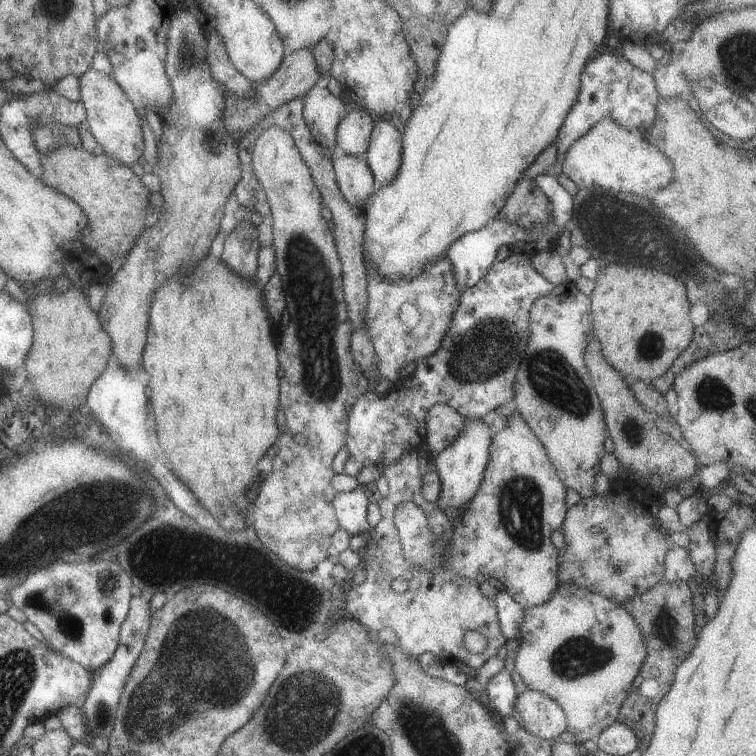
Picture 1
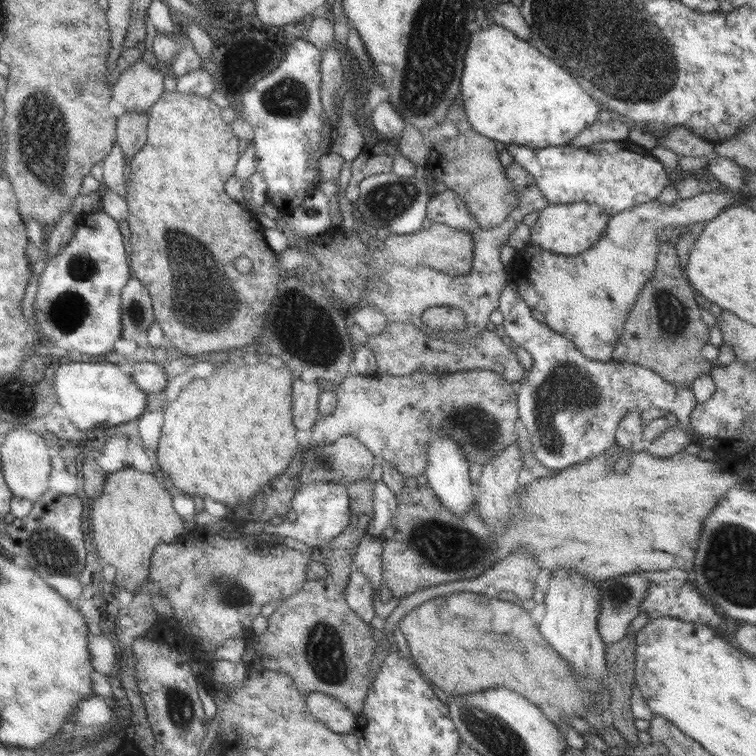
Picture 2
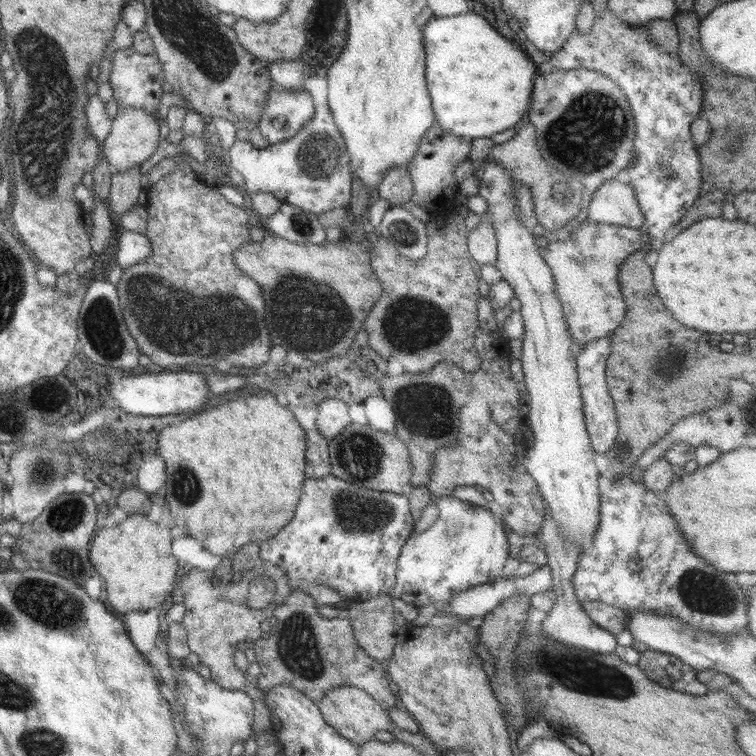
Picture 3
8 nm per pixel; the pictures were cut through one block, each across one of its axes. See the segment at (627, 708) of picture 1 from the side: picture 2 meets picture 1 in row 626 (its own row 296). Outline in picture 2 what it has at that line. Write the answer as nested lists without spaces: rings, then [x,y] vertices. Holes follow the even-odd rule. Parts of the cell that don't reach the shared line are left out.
[[[667,227],[658,234],[659,248],[651,279],[646,290],[638,294],[611,358],[615,362],[629,362],[649,369],[677,388],[690,388],[695,378],[709,374],[712,368],[701,355],[701,348],[709,340],[708,328],[701,321],[693,288],[678,263],[676,244],[682,230]]]

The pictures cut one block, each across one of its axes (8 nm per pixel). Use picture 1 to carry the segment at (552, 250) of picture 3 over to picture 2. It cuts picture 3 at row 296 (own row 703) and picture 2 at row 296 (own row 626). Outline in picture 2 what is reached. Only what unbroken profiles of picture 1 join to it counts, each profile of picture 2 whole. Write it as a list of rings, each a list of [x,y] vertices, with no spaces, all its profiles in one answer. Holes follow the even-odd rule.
[[[719,189],[701,192],[686,199],[675,199],[671,206],[659,204],[656,199],[645,204],[635,204],[617,214],[609,215],[605,230],[600,240],[579,254],[567,256],[545,250],[537,245],[528,244],[516,249],[513,264],[508,273],[509,279],[515,282],[519,296],[530,309],[543,315],[545,323],[553,332],[570,340],[583,356],[601,362],[611,361],[615,343],[623,332],[626,318],[629,316],[638,294],[645,291],[651,279],[657,260],[659,248],[658,234],[667,227],[686,229],[691,223],[711,220],[733,203],[728,191]]]

